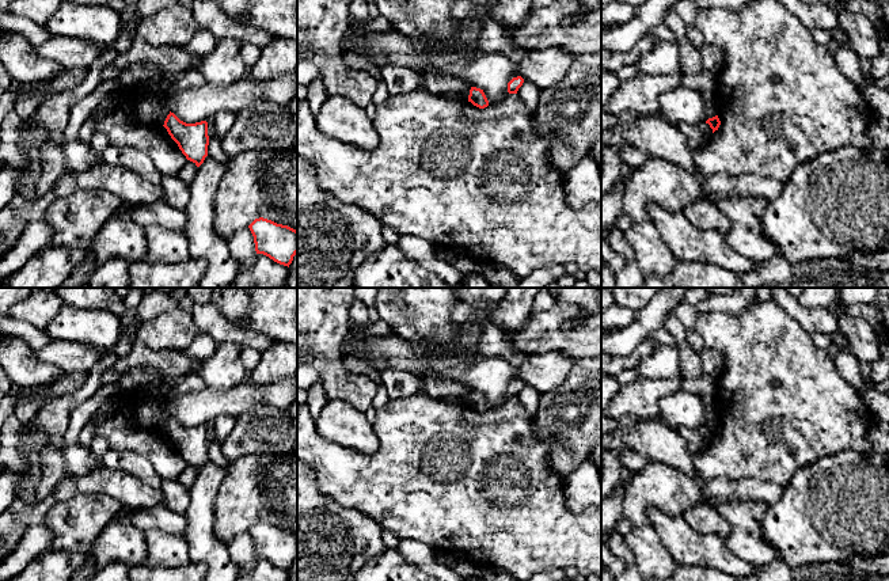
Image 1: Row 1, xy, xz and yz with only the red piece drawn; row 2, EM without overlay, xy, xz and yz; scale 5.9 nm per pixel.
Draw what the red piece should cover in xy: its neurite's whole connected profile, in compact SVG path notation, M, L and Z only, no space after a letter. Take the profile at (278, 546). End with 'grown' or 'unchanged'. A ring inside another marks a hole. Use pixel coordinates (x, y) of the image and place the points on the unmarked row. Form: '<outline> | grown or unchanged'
M263 521L255 523L248 532L254 540L257 558L289 571L297 558L296 533Z | unchanged

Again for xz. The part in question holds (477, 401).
M471 391L470 399L468 399L468 406L471 406L474 410L479 413L485 413L489 410L489 405L483 396L483 394Z | unchanged

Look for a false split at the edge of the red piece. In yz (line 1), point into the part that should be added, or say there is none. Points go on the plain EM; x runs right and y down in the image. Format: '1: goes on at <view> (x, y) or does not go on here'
1: does not go on here

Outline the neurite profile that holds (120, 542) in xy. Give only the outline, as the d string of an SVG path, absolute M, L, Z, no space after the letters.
M114 519L96 536L90 547L96 570L111 563L124 563L129 569L141 566L147 557L144 532L128 519Z

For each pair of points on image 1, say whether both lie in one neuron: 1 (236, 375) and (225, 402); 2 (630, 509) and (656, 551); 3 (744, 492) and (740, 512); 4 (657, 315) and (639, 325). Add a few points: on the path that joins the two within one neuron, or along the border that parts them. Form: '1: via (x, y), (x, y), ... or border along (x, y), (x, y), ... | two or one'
1: border along (247, 380), (230, 388), (206, 387) | two
2: border along (648, 523), (633, 527) | two
3: border along (767, 505), (763, 501), (721, 501), (715, 507) | two
4: via (653, 315), (644, 323) | one

